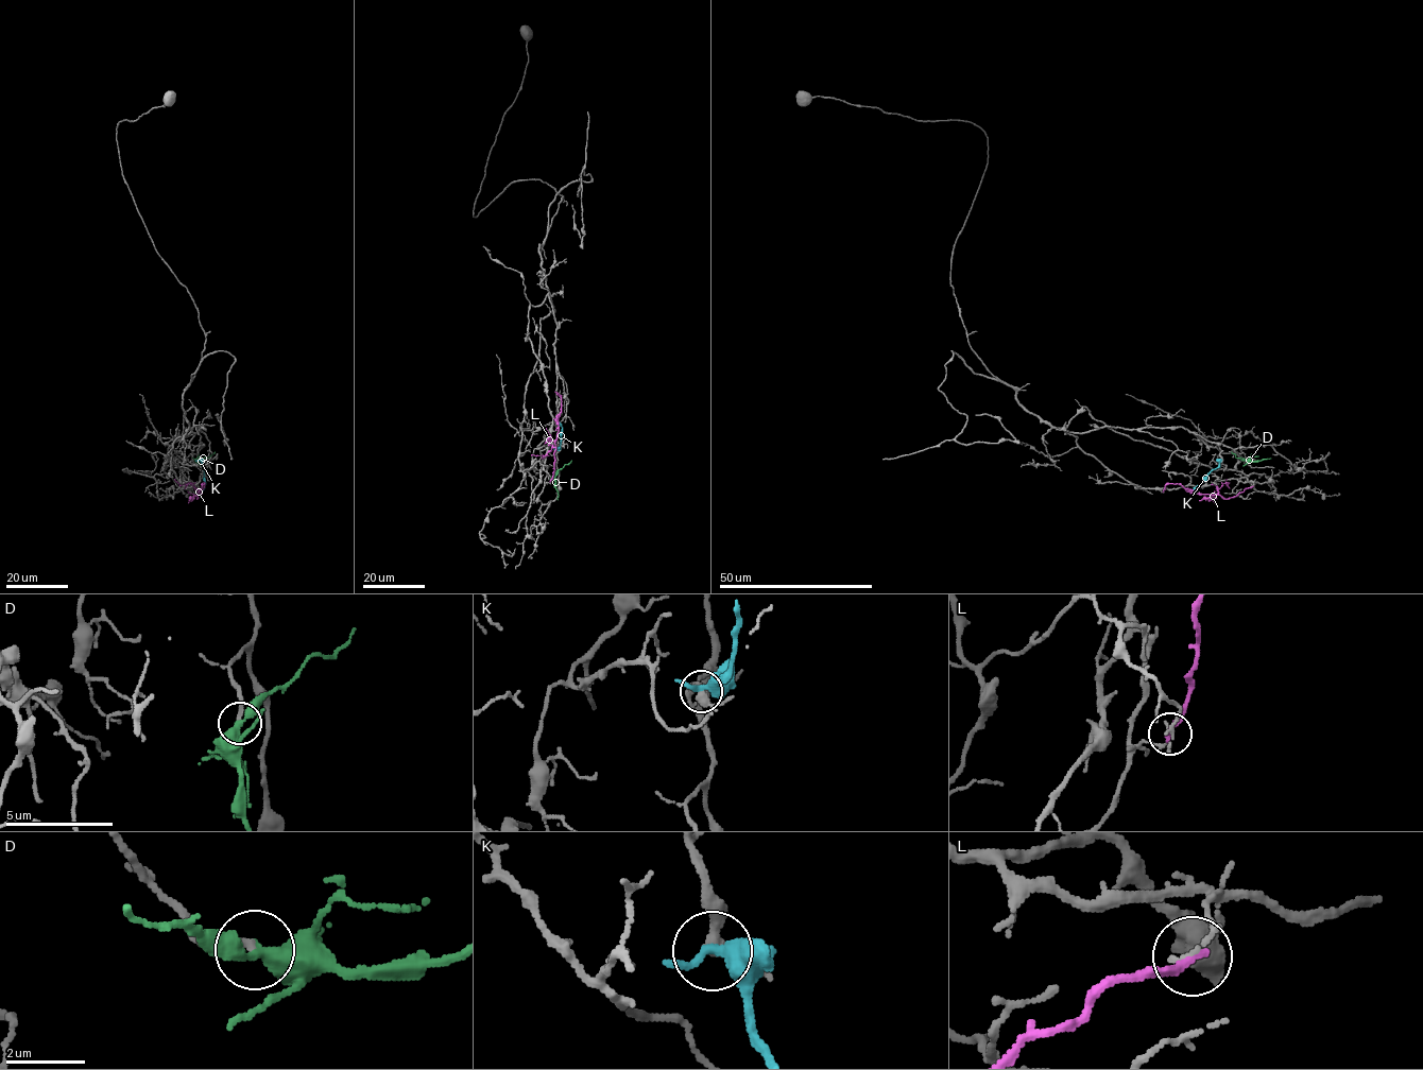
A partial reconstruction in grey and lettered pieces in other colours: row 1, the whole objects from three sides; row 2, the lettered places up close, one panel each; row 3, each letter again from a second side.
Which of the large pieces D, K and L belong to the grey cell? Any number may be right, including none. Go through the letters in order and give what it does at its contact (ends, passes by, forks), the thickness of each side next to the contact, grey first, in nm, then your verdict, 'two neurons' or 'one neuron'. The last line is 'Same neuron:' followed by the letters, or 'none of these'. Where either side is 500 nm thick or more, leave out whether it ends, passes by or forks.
D: it passes by | 220/400 nm | one neuron
K: it passes by | 320/360 nm | two neurons
L: it ends | 130/240 nm | two neurons
Same neuron: D

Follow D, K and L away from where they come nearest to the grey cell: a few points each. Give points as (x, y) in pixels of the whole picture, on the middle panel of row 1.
D: (555, 473), (558, 499)
K: (555, 450), (561, 445), (562, 427), (559, 424)
L: (550, 481), (561, 407), (561, 398), (555, 392)

